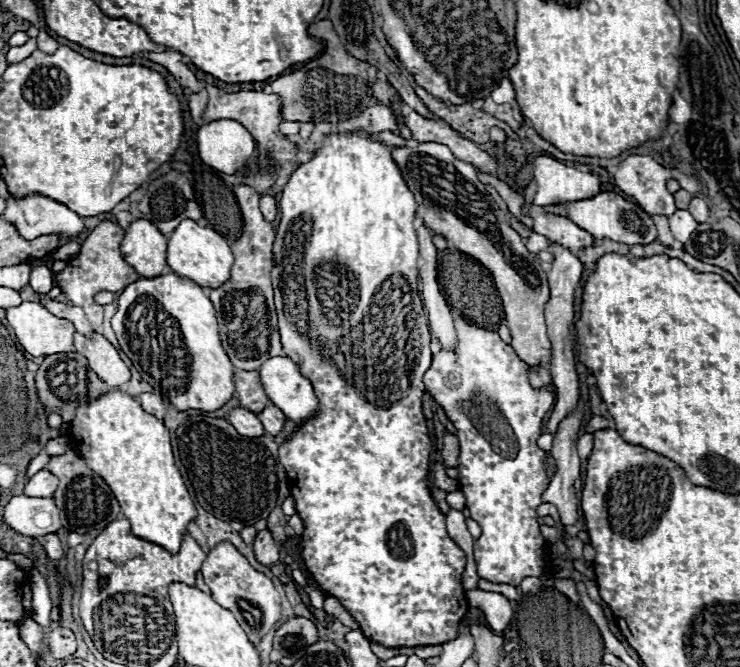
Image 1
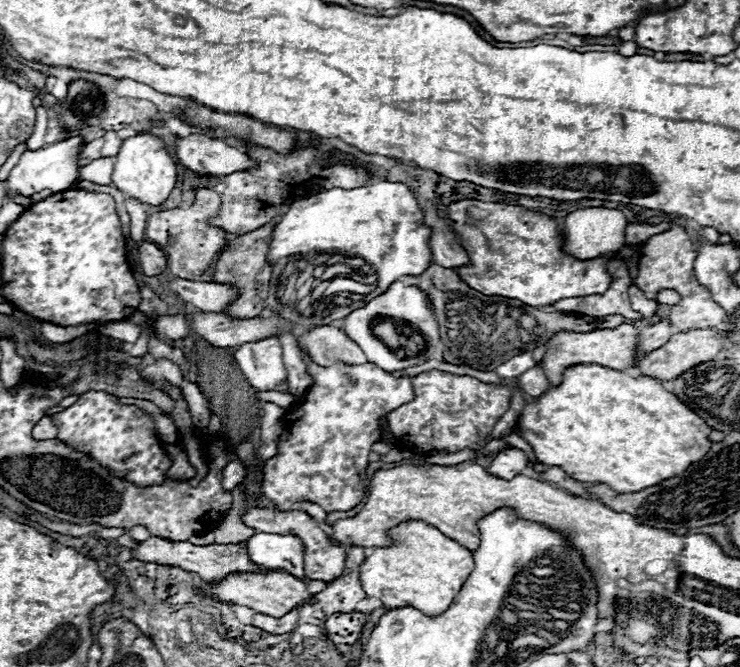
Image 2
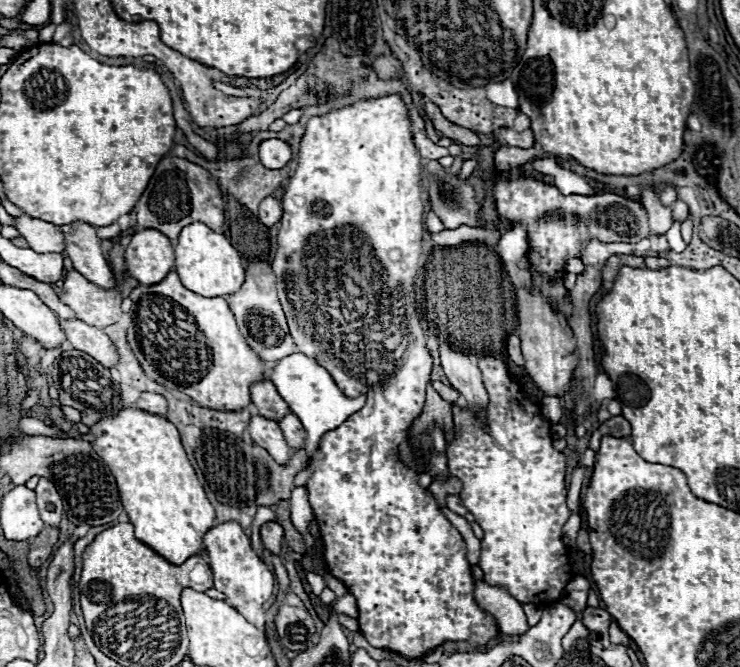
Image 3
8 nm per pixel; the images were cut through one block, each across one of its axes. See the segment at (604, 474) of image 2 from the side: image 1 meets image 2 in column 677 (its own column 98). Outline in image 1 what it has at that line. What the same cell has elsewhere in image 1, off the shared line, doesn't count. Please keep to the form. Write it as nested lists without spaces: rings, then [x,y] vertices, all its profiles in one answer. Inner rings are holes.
[[[108,390],[96,400],[76,408],[68,436],[88,468],[106,480],[124,516],[130,520],[132,532],[168,552],[178,552],[182,534],[194,520],[196,508],[174,464],[168,428],[144,412],[134,396]]]

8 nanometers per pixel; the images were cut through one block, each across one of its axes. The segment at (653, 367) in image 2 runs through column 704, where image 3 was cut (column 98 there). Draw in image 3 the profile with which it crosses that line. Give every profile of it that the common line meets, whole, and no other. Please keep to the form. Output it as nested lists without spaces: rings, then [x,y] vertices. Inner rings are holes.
[[[60,320],[60,328],[74,350],[90,354],[106,368],[112,368],[118,362],[116,348],[100,328],[94,328],[82,320]]]

